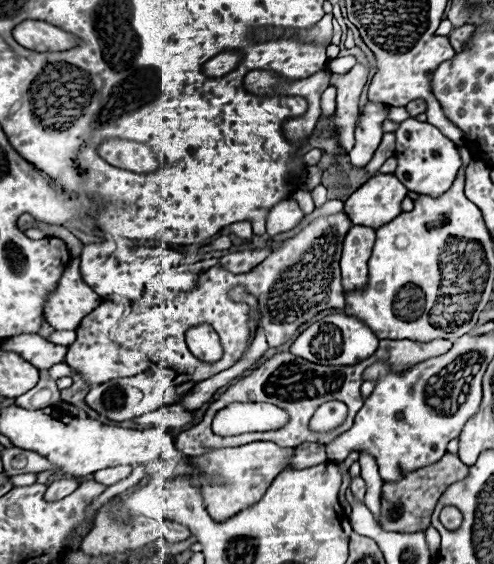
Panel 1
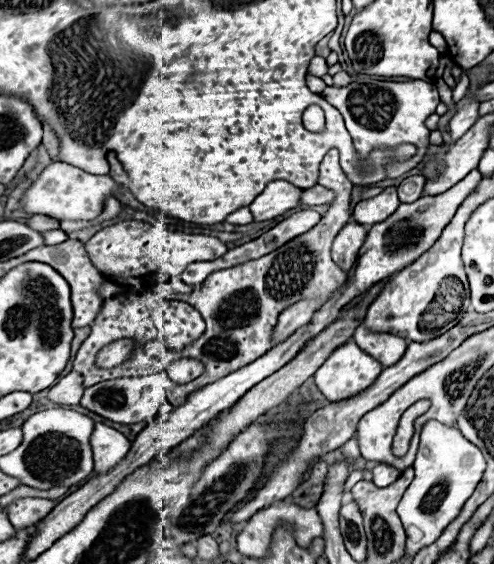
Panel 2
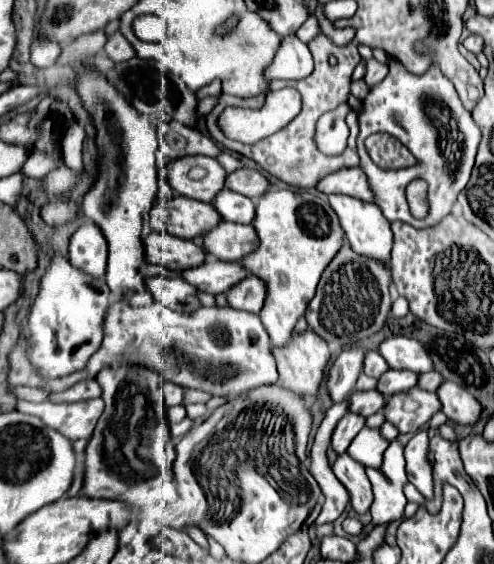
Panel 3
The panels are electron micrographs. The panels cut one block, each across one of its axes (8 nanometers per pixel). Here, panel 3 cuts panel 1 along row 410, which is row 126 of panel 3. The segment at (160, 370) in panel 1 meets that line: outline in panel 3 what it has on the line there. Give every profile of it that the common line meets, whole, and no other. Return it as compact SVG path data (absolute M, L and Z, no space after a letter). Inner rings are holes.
M80 70L78 74L78 94L84 102L84 108L92 114L96 130L98 130L98 142L102 146L102 160L100 160L100 176L94 184L94 188L84 196L84 216L92 220L104 234L108 242L108 266L106 266L106 284L114 298L124 298L126 292L132 290L146 290L144 278L138 274L142 262L142 234L150 232L146 230L146 210L154 204L154 198L158 198L158 160L154 154L156 146L156 132L150 118L142 118L116 90L106 82L104 76L98 76L90 70Z

